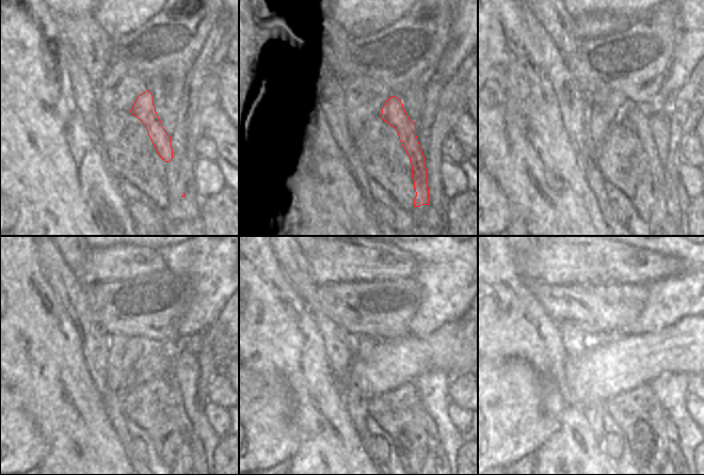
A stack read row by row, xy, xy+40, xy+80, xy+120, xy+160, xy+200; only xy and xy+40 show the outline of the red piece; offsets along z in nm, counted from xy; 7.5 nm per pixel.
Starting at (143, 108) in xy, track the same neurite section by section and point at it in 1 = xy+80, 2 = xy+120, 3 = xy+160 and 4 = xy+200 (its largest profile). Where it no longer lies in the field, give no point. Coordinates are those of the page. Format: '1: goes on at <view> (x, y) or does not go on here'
1: goes on at xy+80 (638, 117)
2: goes on at xy+120 (186, 425)
3: goes on at xy+160 (433, 436)
4: goes on at xy+200 (673, 442)

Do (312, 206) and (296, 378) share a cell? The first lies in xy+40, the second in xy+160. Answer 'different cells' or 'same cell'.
same cell

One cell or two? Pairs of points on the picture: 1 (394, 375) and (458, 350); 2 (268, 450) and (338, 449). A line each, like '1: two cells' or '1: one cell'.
1: one cell
2: two cells

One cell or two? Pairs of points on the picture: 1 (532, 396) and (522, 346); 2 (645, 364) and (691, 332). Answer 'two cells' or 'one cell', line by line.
1: two cells
2: one cell

